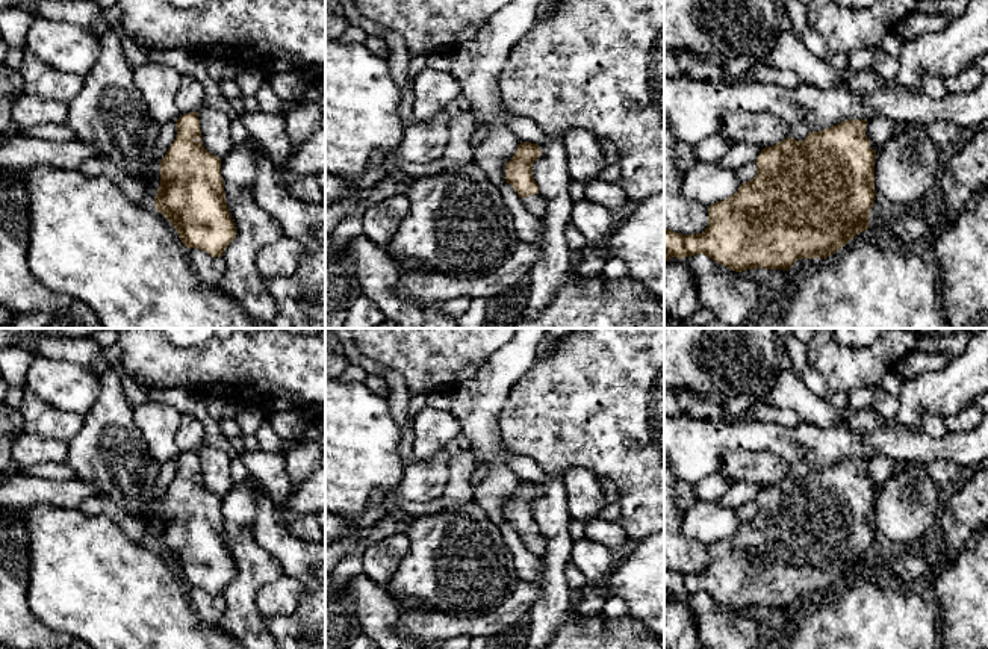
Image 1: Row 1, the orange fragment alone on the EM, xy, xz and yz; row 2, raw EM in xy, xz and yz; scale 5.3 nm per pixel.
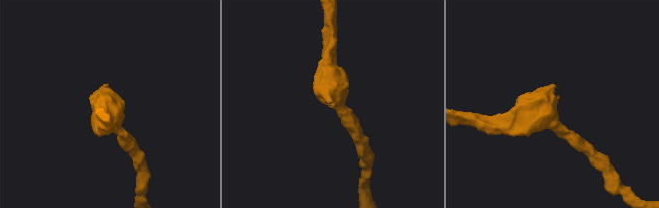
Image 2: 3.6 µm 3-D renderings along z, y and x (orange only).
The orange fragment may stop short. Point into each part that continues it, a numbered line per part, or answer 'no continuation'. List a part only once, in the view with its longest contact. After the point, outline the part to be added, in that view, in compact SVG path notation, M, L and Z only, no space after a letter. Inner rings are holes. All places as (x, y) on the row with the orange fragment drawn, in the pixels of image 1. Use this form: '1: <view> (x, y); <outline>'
1: xz (536, 204); M540 194L525 197L522 201L534 216L542 218L546 213L546 201Z

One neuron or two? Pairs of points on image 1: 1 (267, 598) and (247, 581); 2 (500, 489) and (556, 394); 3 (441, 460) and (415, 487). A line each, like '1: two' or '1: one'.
1: two
2: two
3: one

